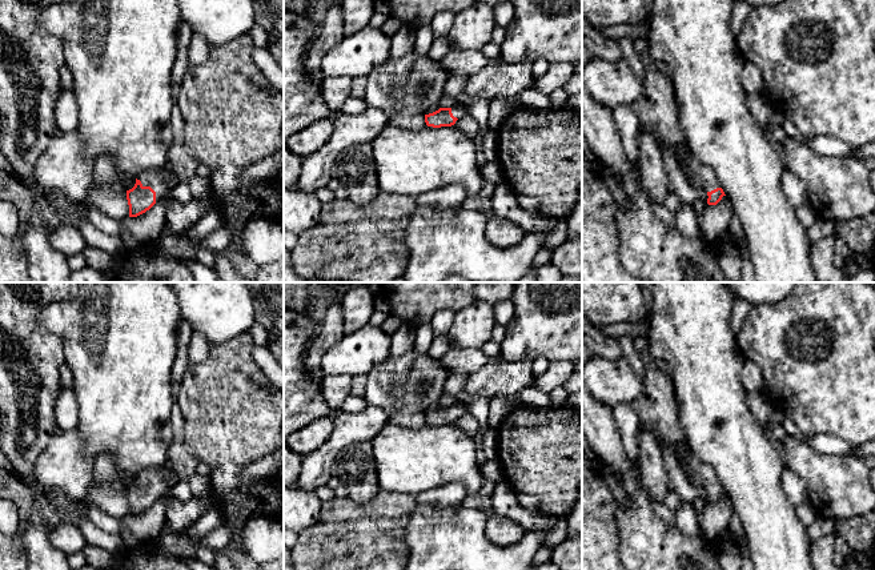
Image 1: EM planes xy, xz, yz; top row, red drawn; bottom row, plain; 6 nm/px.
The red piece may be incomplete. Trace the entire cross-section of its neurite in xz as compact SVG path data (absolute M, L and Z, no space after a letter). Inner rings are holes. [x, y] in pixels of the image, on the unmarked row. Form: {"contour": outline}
{"contour": "M457 401L453 406L439 406L433 412L425 413L425 421L433 426L451 425L467 410L469 408L465 402Z"}

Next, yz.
{"contour": "M694 453L686 459L679 459L682 469L690 482L702 485L709 497L709 503L717 503L725 493L715 470L701 461Z"}

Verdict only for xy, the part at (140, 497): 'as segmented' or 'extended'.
extended

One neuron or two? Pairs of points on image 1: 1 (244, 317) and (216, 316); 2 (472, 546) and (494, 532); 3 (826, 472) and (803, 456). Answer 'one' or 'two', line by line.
1: one
2: two
3: one

